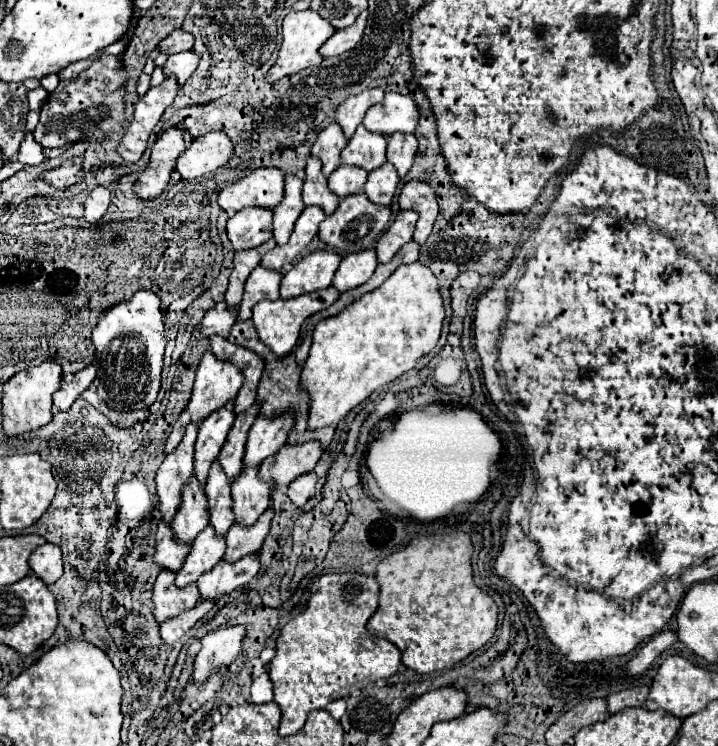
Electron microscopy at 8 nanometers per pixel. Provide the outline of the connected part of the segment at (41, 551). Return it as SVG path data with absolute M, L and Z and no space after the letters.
M42 544L30 556L32 572L44 580L44 584L52 584L62 576L62 552L56 544Z

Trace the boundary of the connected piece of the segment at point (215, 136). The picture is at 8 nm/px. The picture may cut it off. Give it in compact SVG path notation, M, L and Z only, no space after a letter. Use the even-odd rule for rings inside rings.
M210 132L192 140L192 144L176 160L174 168L184 180L198 178L206 172L214 172L216 168L224 166L232 154L234 146L224 132Z

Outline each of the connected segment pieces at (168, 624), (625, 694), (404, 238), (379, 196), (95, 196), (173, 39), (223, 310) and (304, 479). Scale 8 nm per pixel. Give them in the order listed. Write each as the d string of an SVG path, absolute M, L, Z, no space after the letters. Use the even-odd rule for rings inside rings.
M198 600L194 608L190 608L188 612L182 612L180 616L172 618L172 620L164 620L164 624L160 624L160 636L164 642L174 644L176 640L180 640L200 618L204 618L214 606L214 600Z
M632 686L632 688L626 688L622 692L610 694L608 696L608 712L616 714L616 712L630 708L630 706L644 706L648 692L650 692L648 686Z
M400 210L396 220L390 224L390 228L382 234L382 238L376 244L376 254L378 254L378 262L390 262L394 258L394 254L412 240L414 234L414 226L416 226L418 214L414 210Z
M382 164L380 168L376 168L368 174L368 182L364 186L364 192L372 202L382 204L382 206L390 206L394 192L398 188L398 182L400 182L400 178L396 174L396 168L392 168L392 164Z
M96 186L84 202L84 220L90 224L98 224L100 218L106 214L108 206L110 206L110 190L104 186Z
M174 30L168 38L164 38L160 44L158 44L158 50L162 54L178 54L178 52L186 52L186 50L192 50L194 46L194 36L184 32L184 30Z
M218 302L214 308L210 308L202 318L202 334L212 336L218 334L222 338L228 338L232 324L236 322L238 308L228 308L224 302Z
M306 472L304 476L292 480L292 486L288 486L288 496L296 506L304 506L310 498L314 498L314 486L316 486L316 474Z

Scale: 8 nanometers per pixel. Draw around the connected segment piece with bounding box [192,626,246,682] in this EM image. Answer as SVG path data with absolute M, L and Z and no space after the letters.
M226 626L214 632L208 632L200 642L202 648L196 656L196 666L192 678L204 682L216 668L228 666L240 654L242 638L246 634L244 626Z

